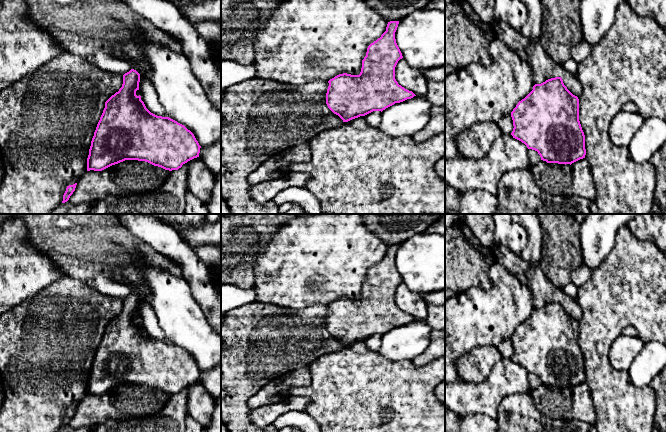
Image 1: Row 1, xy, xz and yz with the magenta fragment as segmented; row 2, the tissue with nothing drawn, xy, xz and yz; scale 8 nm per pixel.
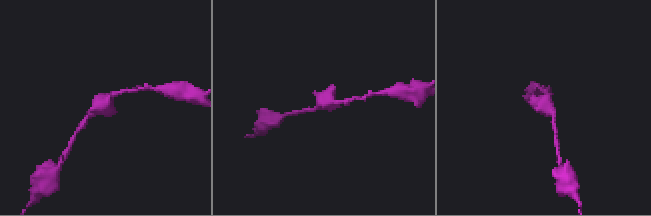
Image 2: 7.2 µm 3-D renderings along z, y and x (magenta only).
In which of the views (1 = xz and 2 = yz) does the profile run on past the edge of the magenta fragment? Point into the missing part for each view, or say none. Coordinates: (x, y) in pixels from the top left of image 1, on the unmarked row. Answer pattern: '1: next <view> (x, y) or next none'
1: next none
2: next none

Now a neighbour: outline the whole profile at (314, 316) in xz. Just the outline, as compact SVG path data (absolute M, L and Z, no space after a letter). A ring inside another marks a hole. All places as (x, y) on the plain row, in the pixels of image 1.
M252 304L239 307L225 314L221 322L221 389L225 396L221 398L221 422L225 423L229 432L278 432L271 428L255 427L250 418L247 402L252 395L273 379L286 373L309 367L322 355L340 350L343 344L334 338L326 328L326 317L329 307L324 304L312 304L302 310L292 310L272 304Z

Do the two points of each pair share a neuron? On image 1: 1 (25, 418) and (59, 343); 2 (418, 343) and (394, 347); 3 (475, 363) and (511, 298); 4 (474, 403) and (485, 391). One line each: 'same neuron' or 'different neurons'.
1: same neuron
2: same neuron
3: different neurons
4: same neuron

